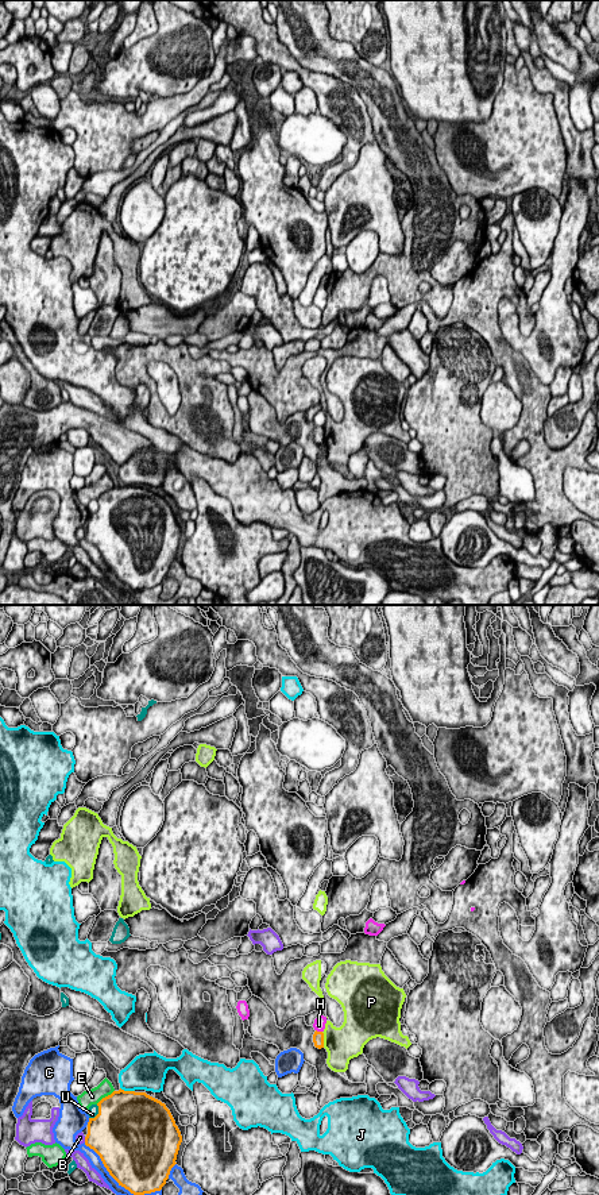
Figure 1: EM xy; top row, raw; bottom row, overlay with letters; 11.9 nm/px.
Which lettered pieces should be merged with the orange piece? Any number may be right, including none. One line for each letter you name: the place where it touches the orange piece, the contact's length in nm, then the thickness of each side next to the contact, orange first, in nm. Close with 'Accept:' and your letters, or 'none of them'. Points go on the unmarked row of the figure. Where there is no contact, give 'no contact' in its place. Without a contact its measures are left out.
Accept: none of them

